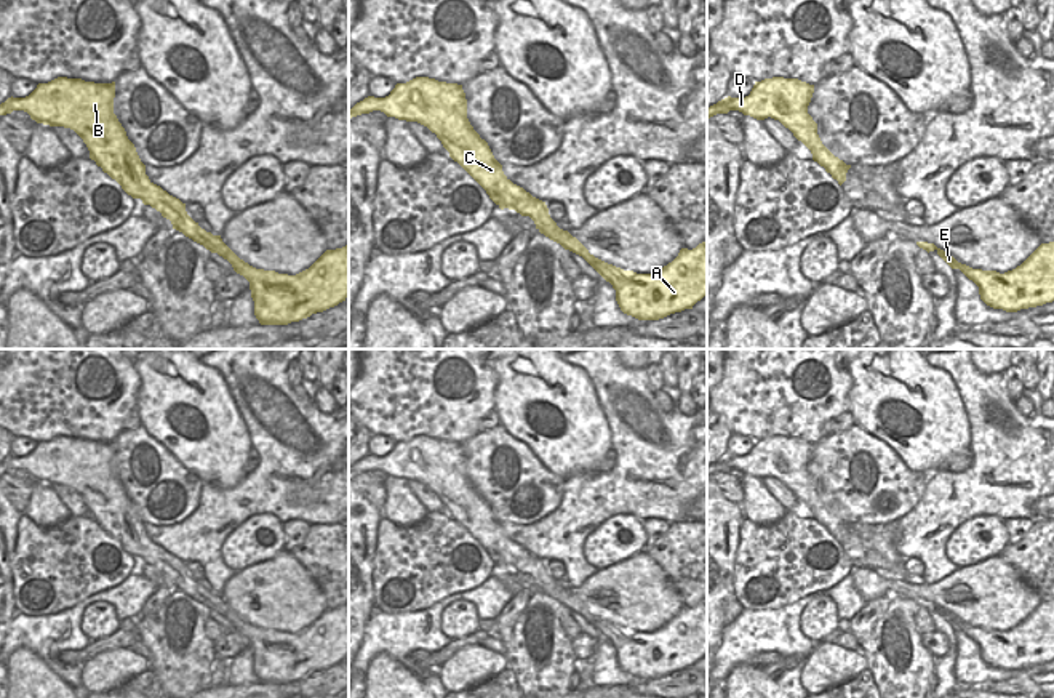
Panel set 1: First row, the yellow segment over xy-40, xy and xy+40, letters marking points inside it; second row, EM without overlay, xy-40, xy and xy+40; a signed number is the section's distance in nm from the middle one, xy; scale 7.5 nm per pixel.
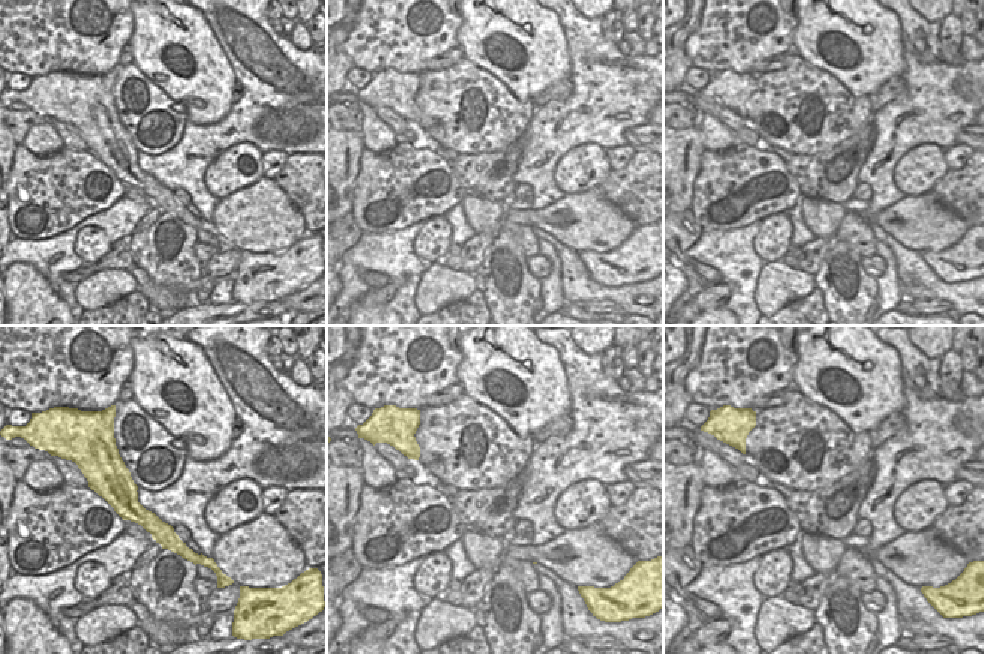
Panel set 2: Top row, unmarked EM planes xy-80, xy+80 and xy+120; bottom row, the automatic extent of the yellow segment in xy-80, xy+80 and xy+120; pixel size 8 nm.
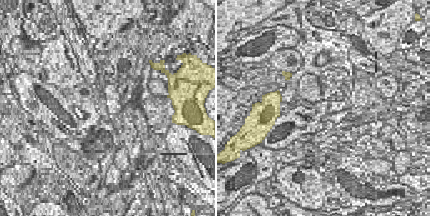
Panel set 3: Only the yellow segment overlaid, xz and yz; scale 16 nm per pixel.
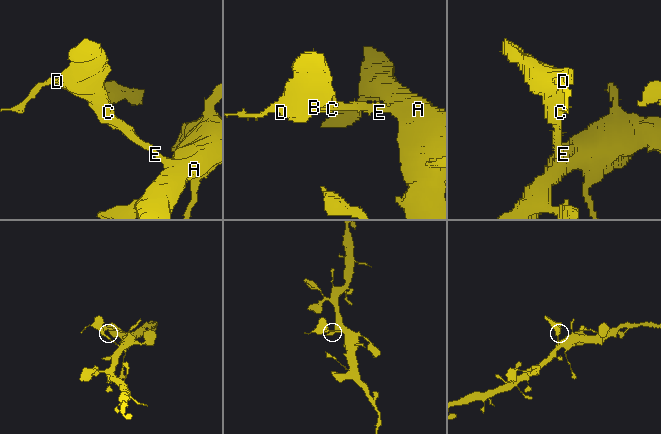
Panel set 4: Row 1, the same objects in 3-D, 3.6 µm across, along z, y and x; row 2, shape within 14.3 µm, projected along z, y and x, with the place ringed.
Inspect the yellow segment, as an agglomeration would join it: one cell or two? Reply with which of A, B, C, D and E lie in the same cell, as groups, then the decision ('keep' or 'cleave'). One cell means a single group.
groups A B C D E; keep

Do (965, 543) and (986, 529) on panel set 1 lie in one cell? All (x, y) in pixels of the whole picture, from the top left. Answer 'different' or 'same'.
same

